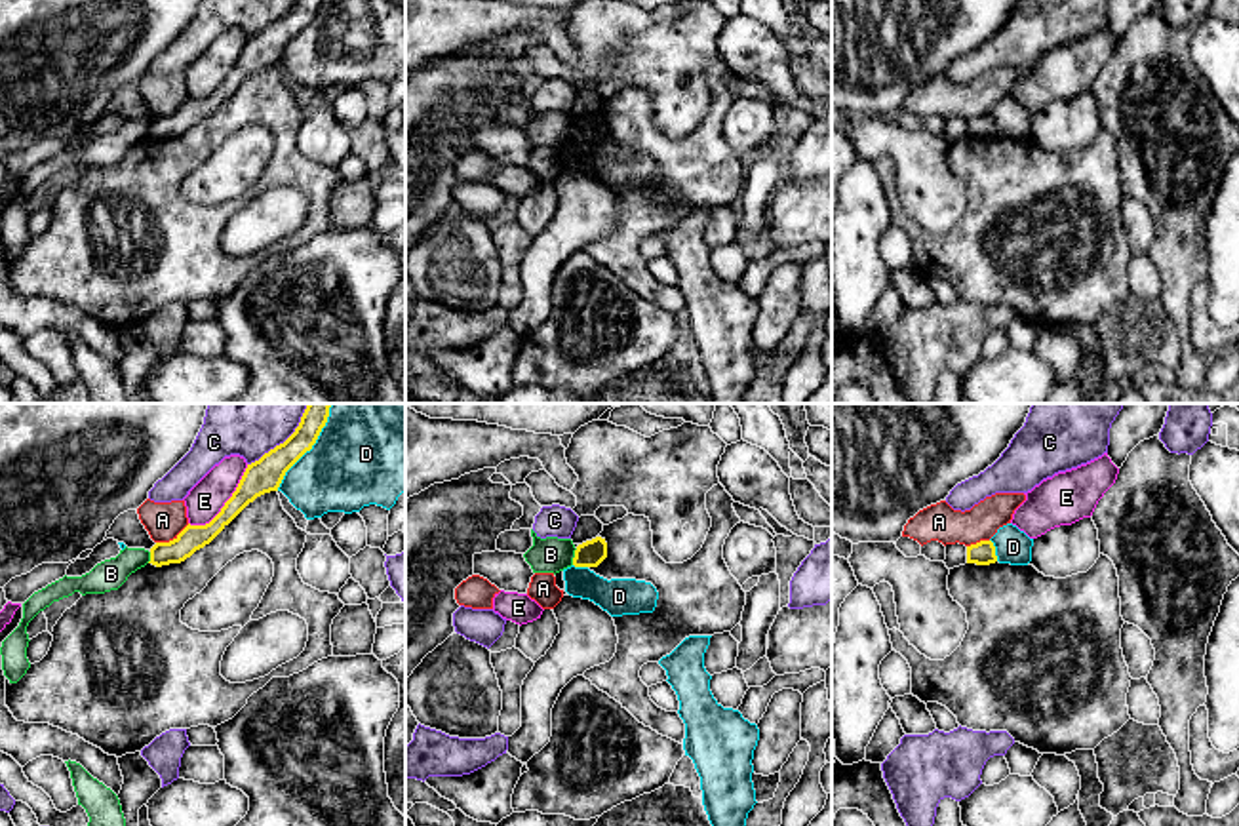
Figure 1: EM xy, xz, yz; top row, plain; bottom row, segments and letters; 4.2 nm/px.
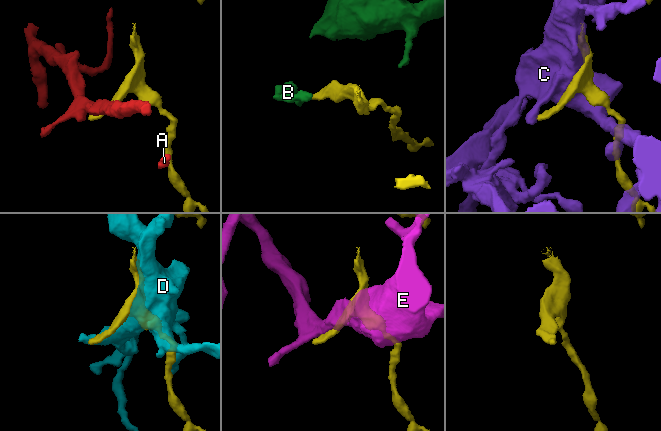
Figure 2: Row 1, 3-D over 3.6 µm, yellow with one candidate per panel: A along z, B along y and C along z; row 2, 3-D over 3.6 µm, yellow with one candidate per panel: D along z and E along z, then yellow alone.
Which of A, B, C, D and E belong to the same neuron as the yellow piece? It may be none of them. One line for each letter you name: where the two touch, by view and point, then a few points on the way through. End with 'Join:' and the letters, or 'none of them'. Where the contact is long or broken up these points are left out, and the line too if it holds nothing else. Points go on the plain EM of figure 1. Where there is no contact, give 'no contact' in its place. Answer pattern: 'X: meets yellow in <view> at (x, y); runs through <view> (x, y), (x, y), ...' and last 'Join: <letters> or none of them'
Join: none of them

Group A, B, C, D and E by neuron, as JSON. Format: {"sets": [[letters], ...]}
{"sets": [["A"], ["B"], ["C"], ["D"], ["E"]]}

